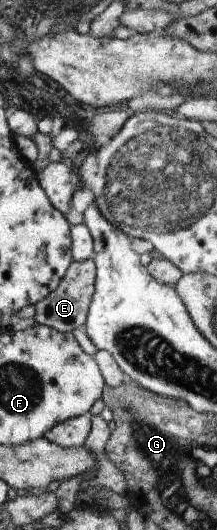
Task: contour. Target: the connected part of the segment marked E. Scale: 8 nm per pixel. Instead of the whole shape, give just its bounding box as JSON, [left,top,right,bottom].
[34,258,95,334]

